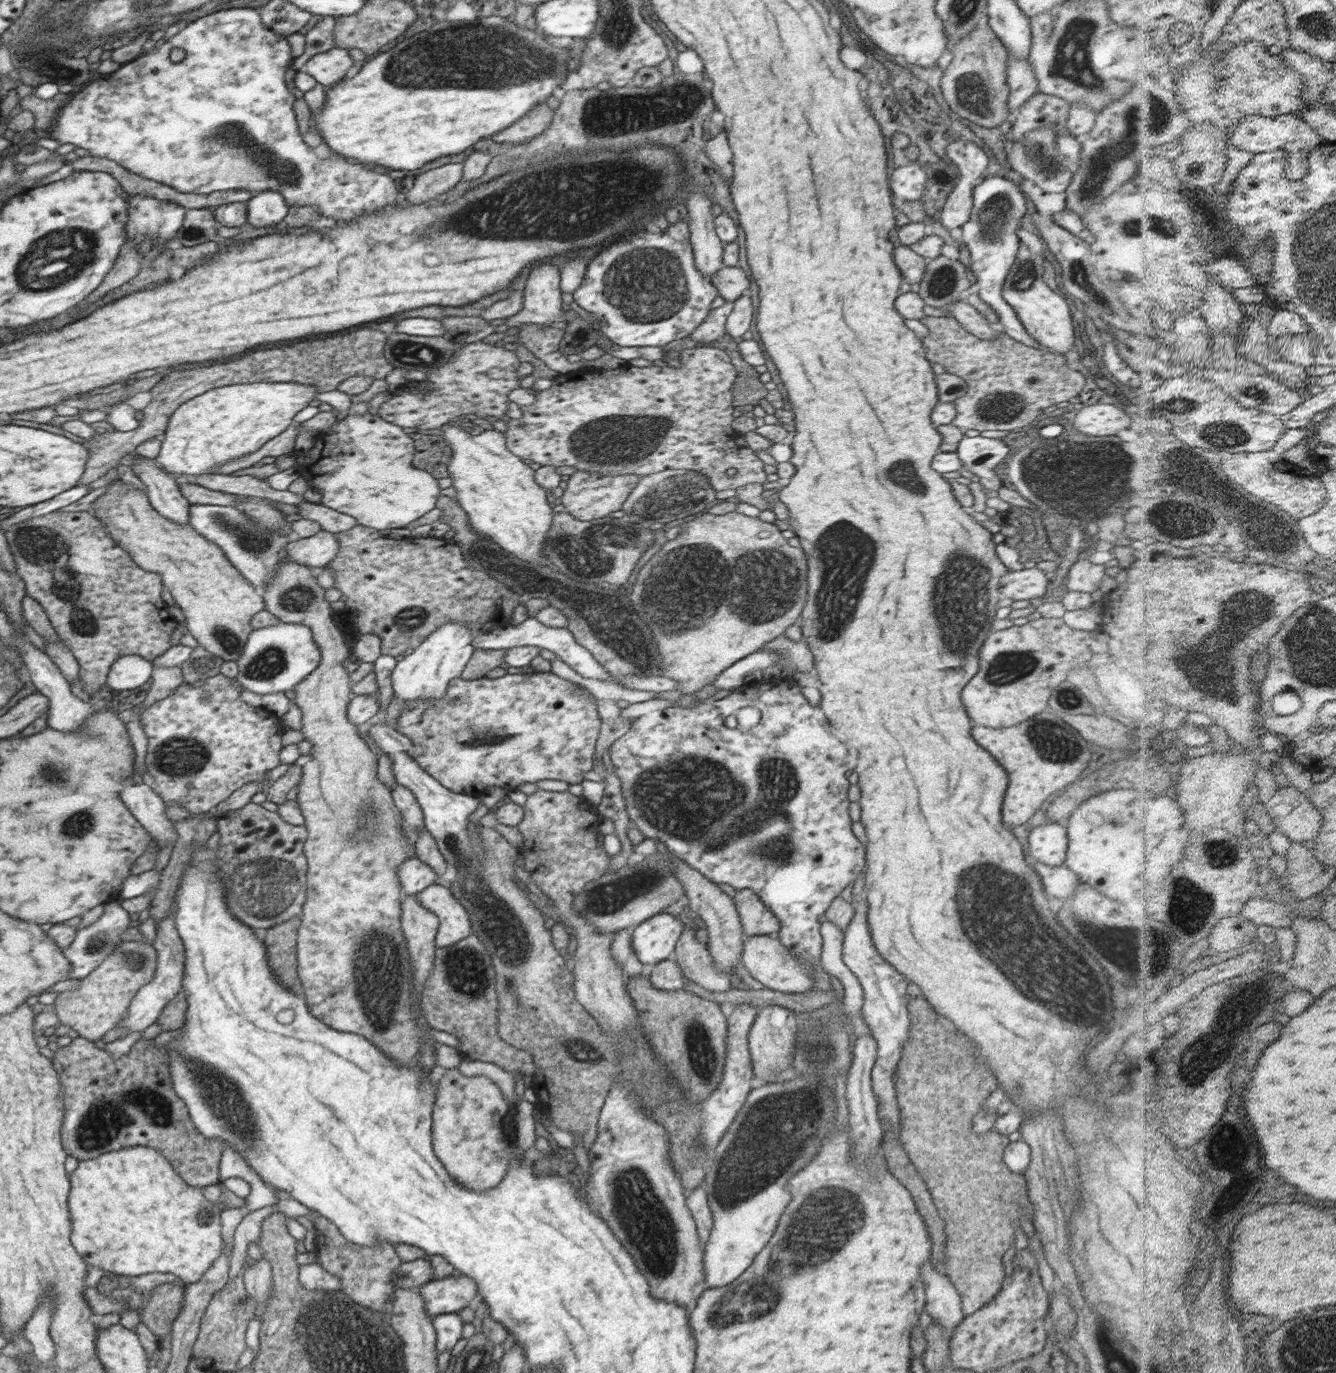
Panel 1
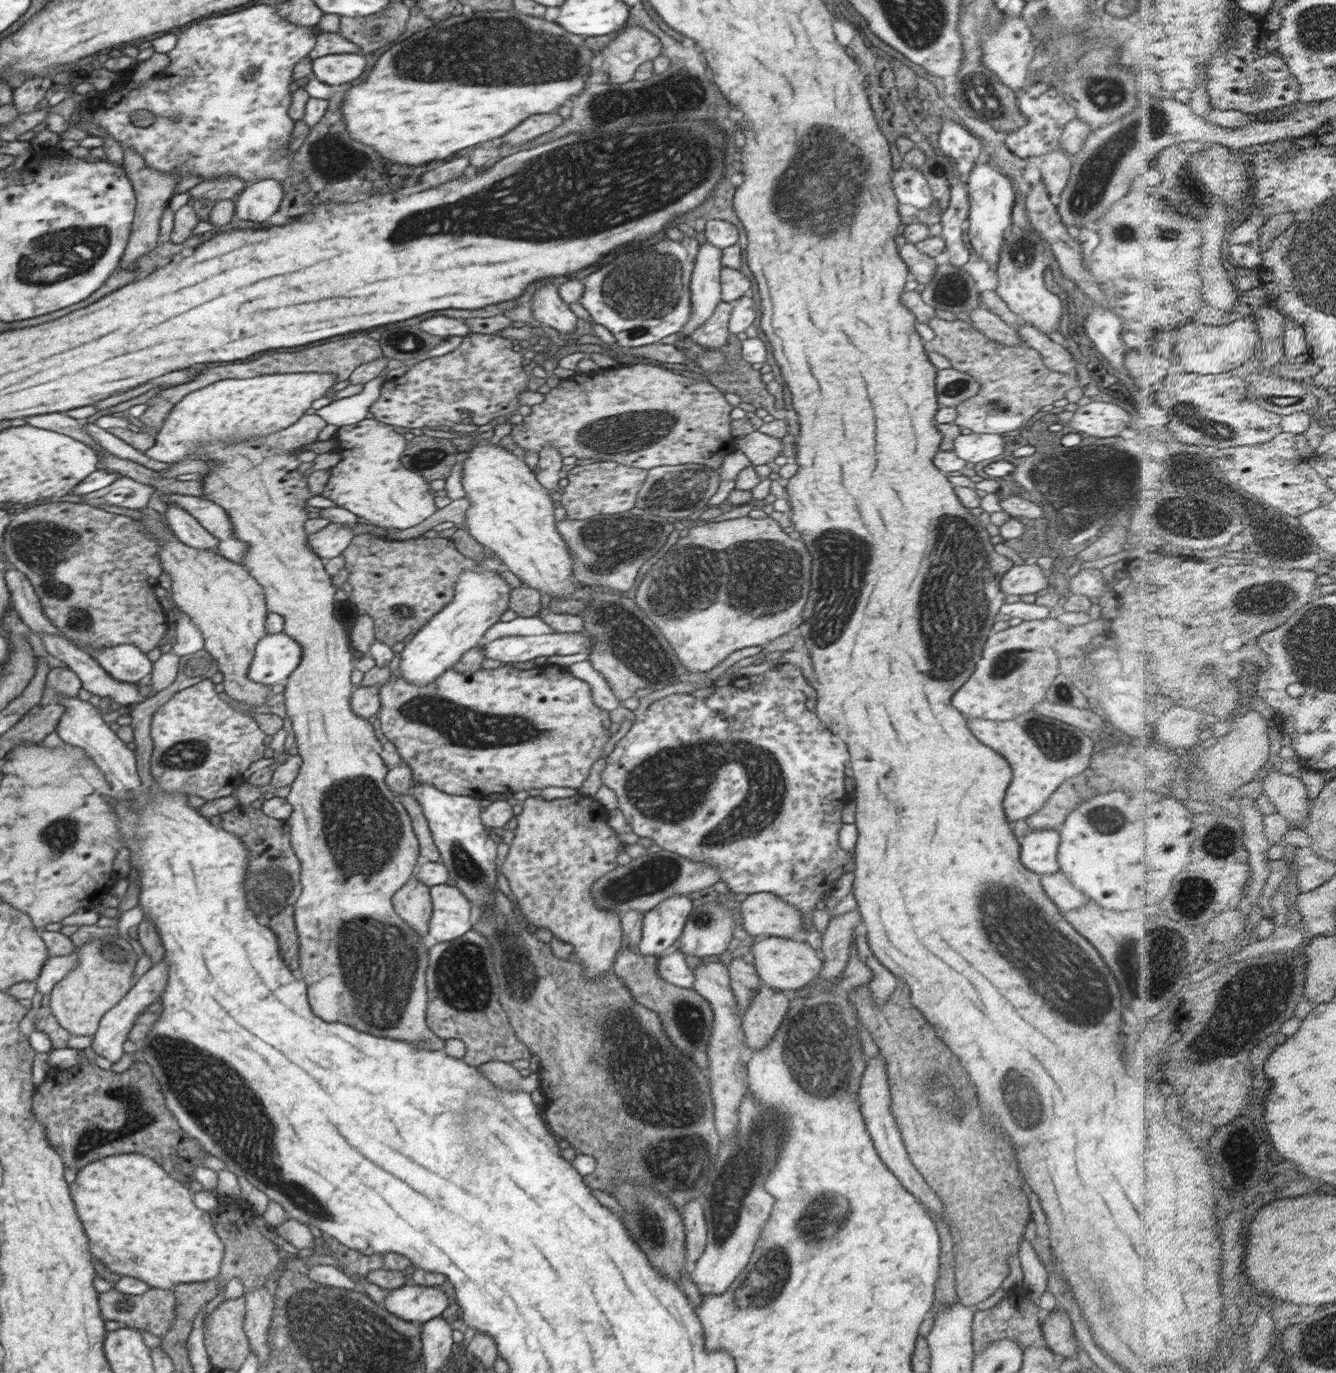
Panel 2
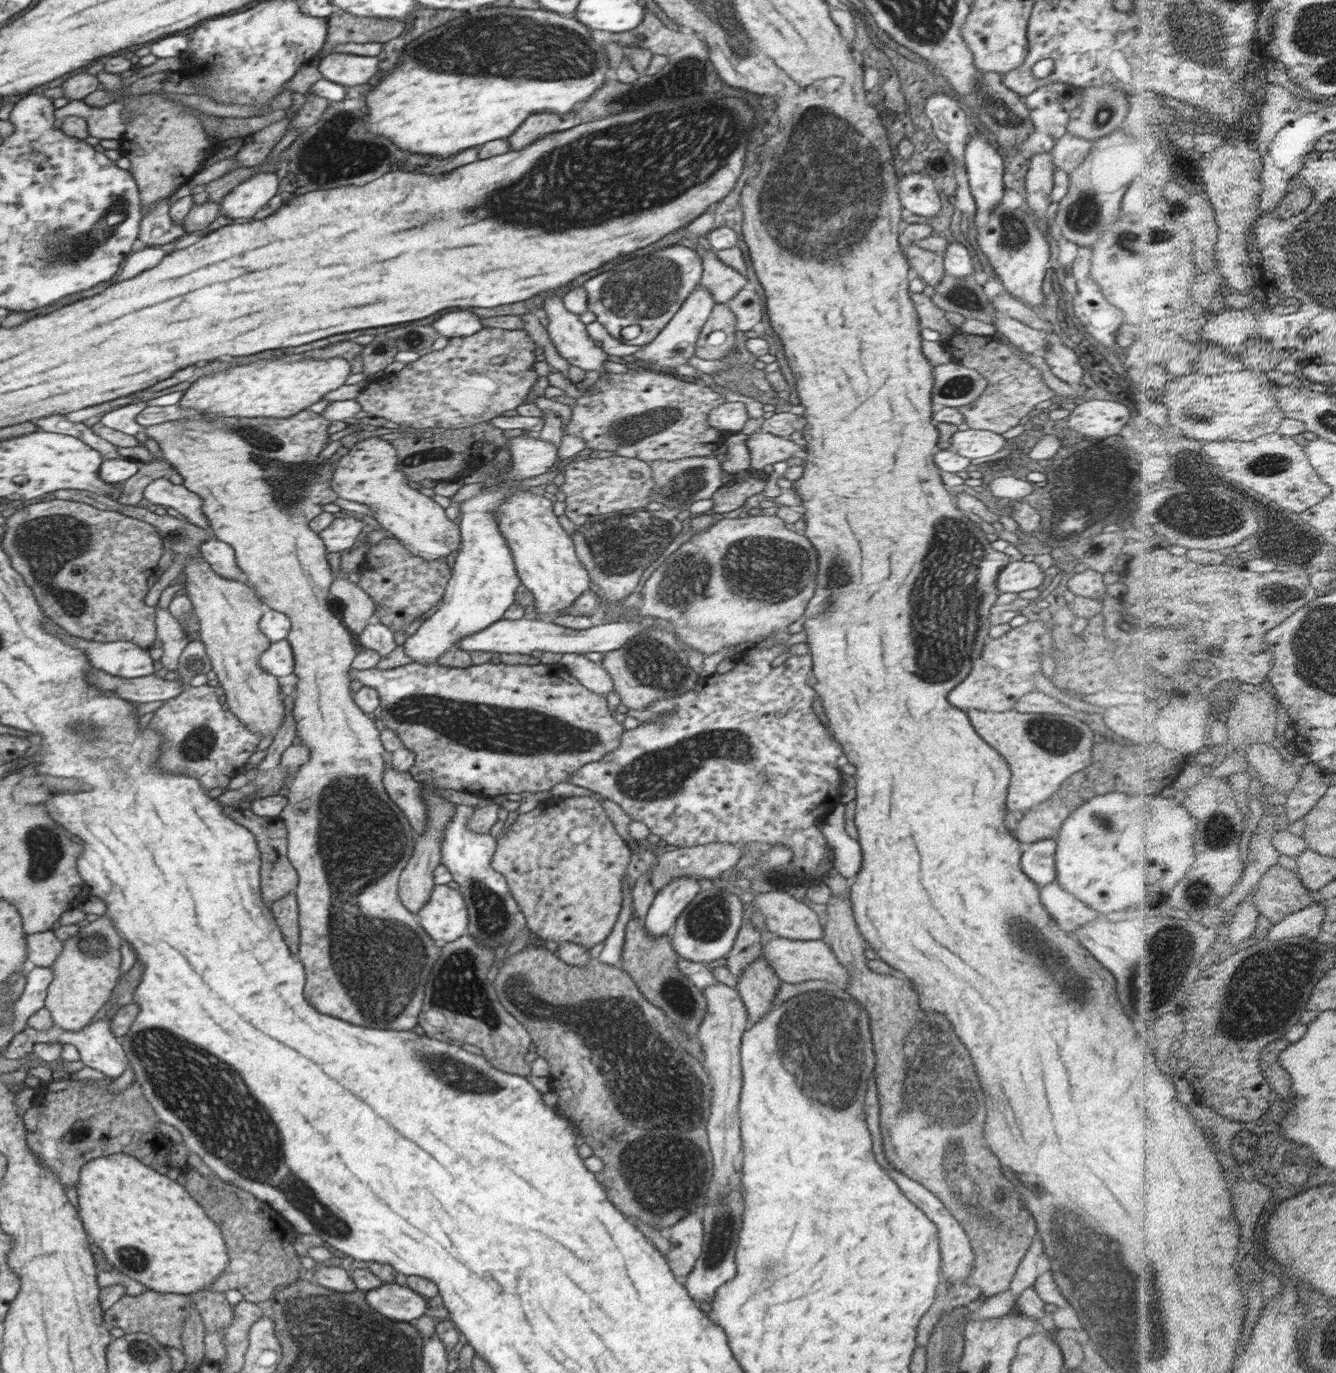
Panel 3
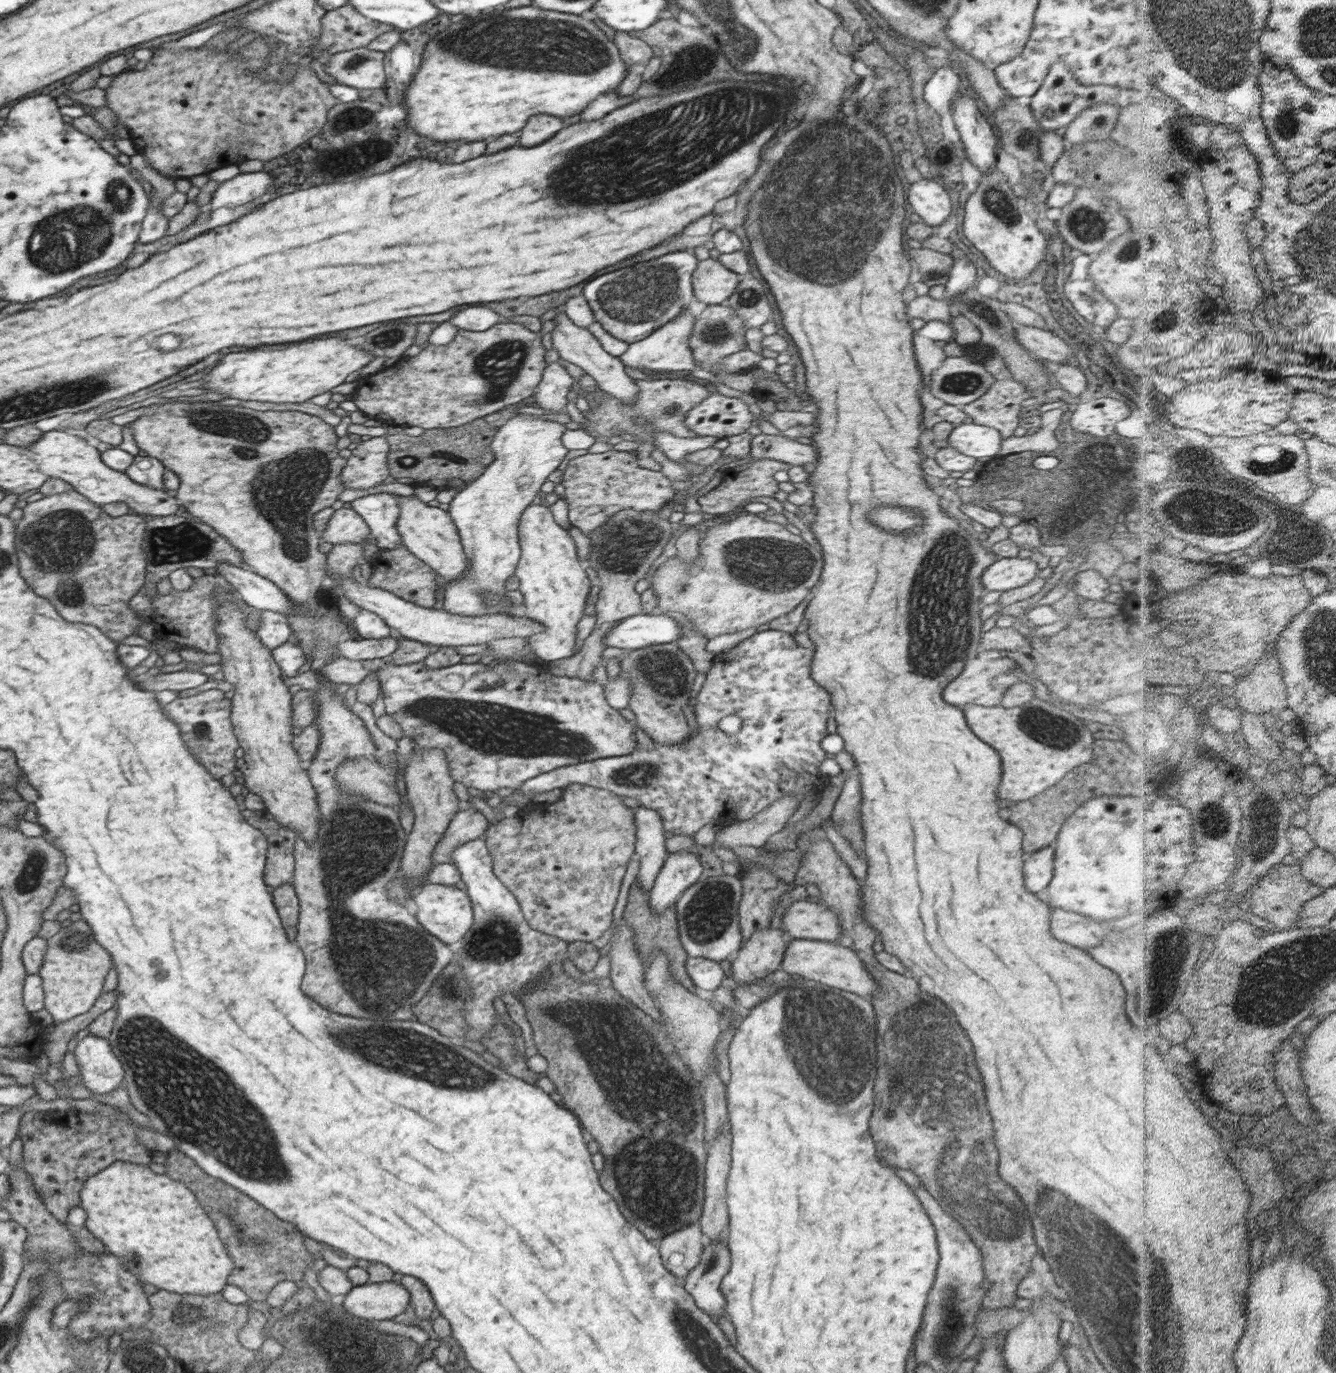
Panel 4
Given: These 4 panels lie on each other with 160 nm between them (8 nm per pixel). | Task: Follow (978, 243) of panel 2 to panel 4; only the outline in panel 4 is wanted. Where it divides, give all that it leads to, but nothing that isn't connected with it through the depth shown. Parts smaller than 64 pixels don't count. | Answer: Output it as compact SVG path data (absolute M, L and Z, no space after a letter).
M959 94L952 105L952 118L960 133L968 160L981 174L995 168L999 141L984 115L977 108L972 94Z

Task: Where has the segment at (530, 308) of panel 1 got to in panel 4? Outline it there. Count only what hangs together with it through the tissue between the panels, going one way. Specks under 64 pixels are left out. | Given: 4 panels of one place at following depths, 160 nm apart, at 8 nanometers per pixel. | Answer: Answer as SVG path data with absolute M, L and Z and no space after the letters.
M560 312L555 317L556 325L553 331L547 335L546 342L559 354L562 361L572 362L580 366L586 374L589 374L596 382L599 390L608 395L619 398L623 403L632 404L638 394L638 385L624 371L625 364L619 357L608 354L600 341L587 329L574 324L567 317L565 312Z

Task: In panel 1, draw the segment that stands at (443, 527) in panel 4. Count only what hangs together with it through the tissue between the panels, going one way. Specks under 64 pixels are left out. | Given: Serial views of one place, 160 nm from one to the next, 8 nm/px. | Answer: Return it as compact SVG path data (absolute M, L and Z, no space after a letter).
M369 412L348 415L319 434L313 449L314 458L326 456L328 459L334 458L338 450L344 450L344 460L330 460L327 464L336 468L324 476L322 490L318 486L315 498L331 510L354 516L360 529L405 528L433 510L441 495L438 479L412 466L416 448L408 431L378 415Z

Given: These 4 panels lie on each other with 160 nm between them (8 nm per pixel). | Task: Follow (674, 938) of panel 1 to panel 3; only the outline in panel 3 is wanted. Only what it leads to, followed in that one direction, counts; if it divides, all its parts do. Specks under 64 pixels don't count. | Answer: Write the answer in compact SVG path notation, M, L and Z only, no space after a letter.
M680 876L669 882L660 892L655 893L643 920L647 933L655 939L670 934L679 914L700 891L698 879Z

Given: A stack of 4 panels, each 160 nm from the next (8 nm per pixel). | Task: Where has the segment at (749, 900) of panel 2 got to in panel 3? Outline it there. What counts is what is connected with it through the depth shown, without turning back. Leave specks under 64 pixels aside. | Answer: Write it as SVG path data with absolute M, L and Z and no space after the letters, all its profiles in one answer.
M787 891L760 893L752 904L764 917L766 930L774 936L800 941L824 939L825 931L816 912Z

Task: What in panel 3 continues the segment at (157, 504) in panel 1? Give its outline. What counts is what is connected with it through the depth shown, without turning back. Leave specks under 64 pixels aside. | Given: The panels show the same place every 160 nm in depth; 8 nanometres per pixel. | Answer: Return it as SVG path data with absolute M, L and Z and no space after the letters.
M219 539L208 540L200 546L200 553L202 553L202 557L215 570L214 572L218 576L248 585L248 578L246 578L241 568L235 562L234 550L232 550L230 544Z

